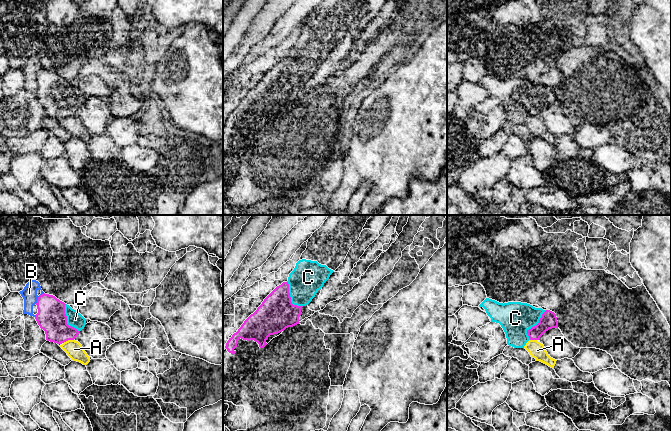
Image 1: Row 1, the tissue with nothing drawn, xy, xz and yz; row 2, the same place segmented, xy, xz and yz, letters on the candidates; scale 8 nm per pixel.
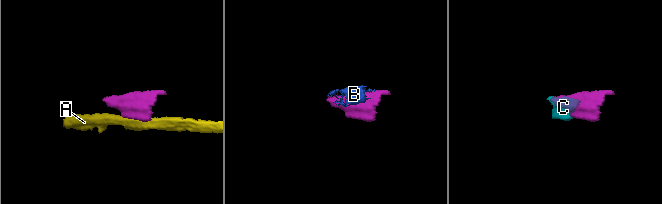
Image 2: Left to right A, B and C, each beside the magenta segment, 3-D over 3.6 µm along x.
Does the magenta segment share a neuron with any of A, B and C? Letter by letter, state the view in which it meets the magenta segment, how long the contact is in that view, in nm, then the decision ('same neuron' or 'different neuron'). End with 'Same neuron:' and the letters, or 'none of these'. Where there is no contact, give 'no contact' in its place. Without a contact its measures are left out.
A: meets magenta in xy; contact 90 nm long; different neuron
B: meets magenta in xy; contact 120 nm long; different neuron
C: meets magenta in yz; contact 280 nm long; same neuron
Same neuron: C

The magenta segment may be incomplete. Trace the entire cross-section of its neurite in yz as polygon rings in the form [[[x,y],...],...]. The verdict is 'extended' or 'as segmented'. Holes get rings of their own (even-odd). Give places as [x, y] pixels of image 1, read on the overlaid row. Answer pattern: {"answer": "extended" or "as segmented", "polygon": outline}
{"answer": "extended", "polygon": [[[486,298],[479,305],[479,308],[487,313],[491,322],[501,325],[506,334],[507,344],[514,348],[524,348],[529,340],[539,340],[549,329],[558,328],[558,321],[554,312],[535,308],[527,303],[508,302],[503,304]]]}

